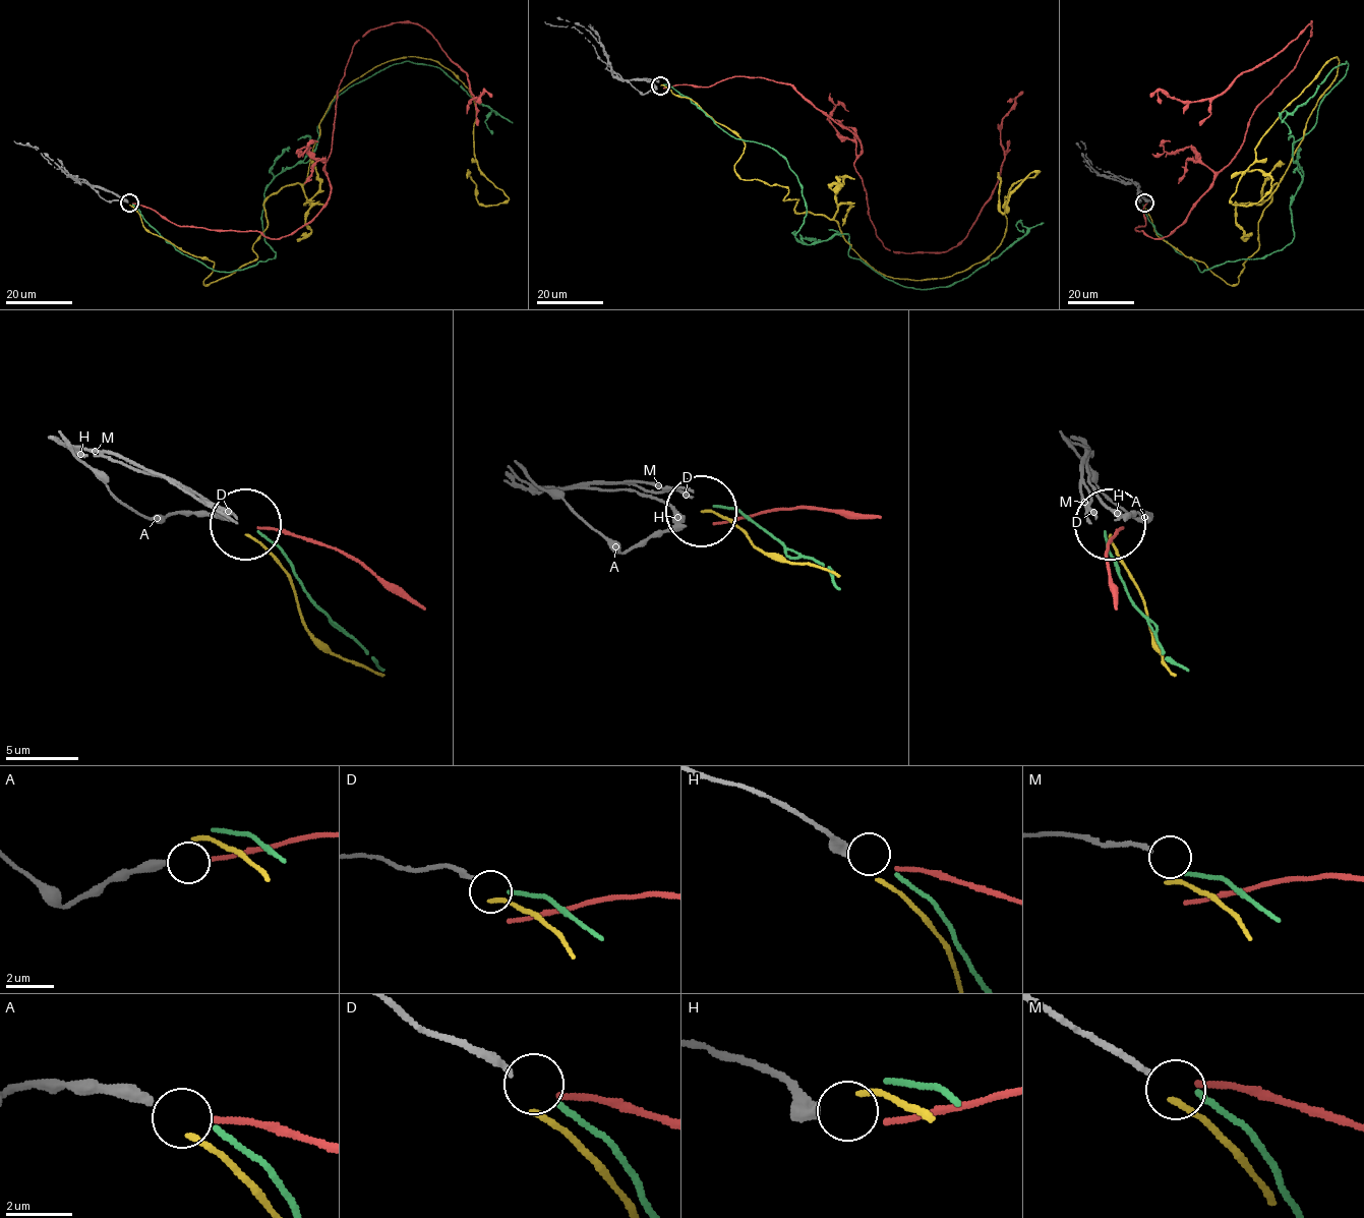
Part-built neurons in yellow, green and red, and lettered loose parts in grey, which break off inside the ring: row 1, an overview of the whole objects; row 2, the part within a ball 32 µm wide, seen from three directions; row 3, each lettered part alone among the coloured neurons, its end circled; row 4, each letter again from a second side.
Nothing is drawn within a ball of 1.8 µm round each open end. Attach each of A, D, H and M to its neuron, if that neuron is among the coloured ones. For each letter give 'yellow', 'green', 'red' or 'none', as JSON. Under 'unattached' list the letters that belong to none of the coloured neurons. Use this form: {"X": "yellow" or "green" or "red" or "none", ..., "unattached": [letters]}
{"A": "red", "D": "green", "H": "none", "M": "none", "unattached": ["H", "M"]}

